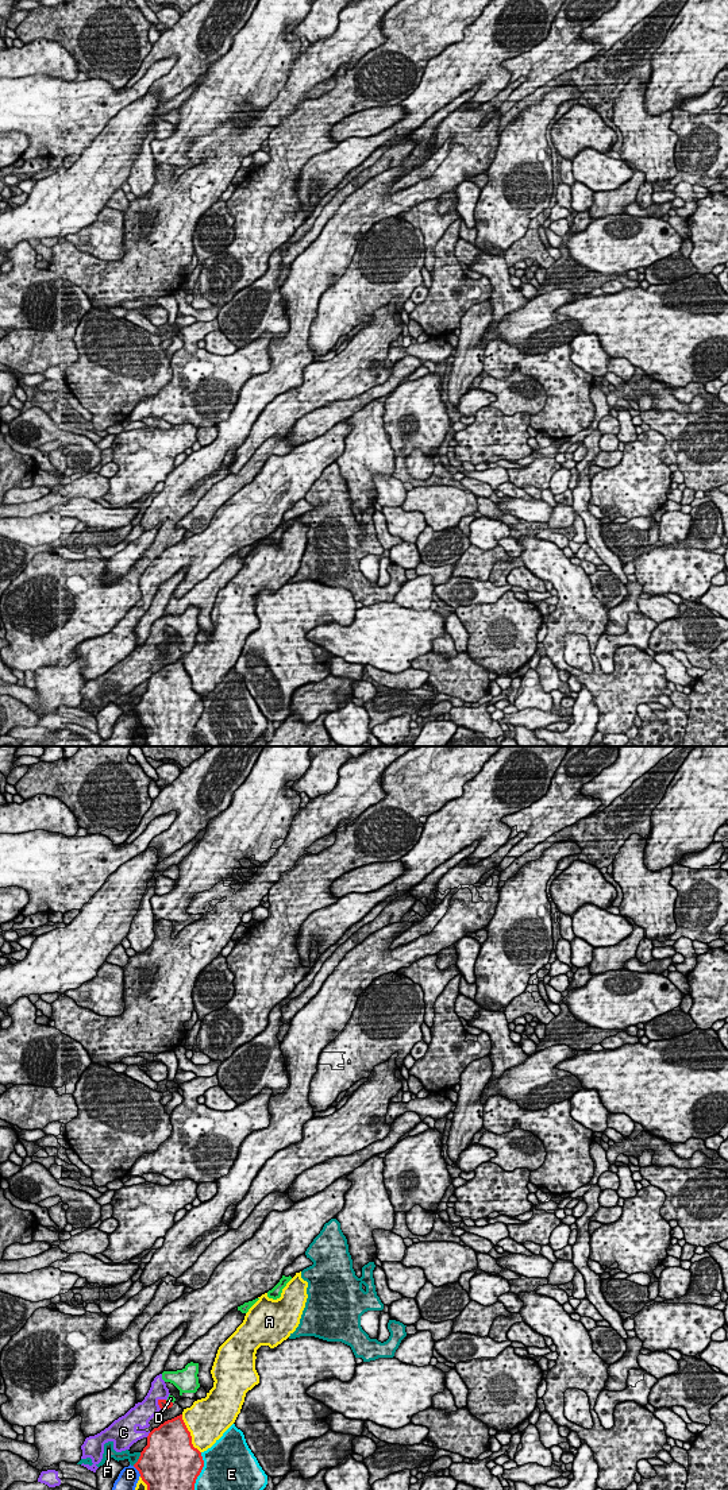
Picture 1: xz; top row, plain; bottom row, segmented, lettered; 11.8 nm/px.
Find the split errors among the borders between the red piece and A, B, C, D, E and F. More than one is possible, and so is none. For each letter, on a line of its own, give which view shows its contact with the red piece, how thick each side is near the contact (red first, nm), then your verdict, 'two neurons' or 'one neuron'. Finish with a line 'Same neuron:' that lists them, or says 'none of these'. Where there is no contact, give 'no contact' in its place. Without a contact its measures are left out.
A: xz | 480/480 nm | two neurons
B: xz | 500/240 nm | two neurons
C: xz | 120/240 nm | two neurons
D: xz | 120/90 nm | two neurons
E: xz | 500/440 nm | two neurons
F: xz | 500/130 nm | two neurons
Same neuron: none of these

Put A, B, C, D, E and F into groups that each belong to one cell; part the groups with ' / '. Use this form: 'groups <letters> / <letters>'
groups A / B / C D / E / F

